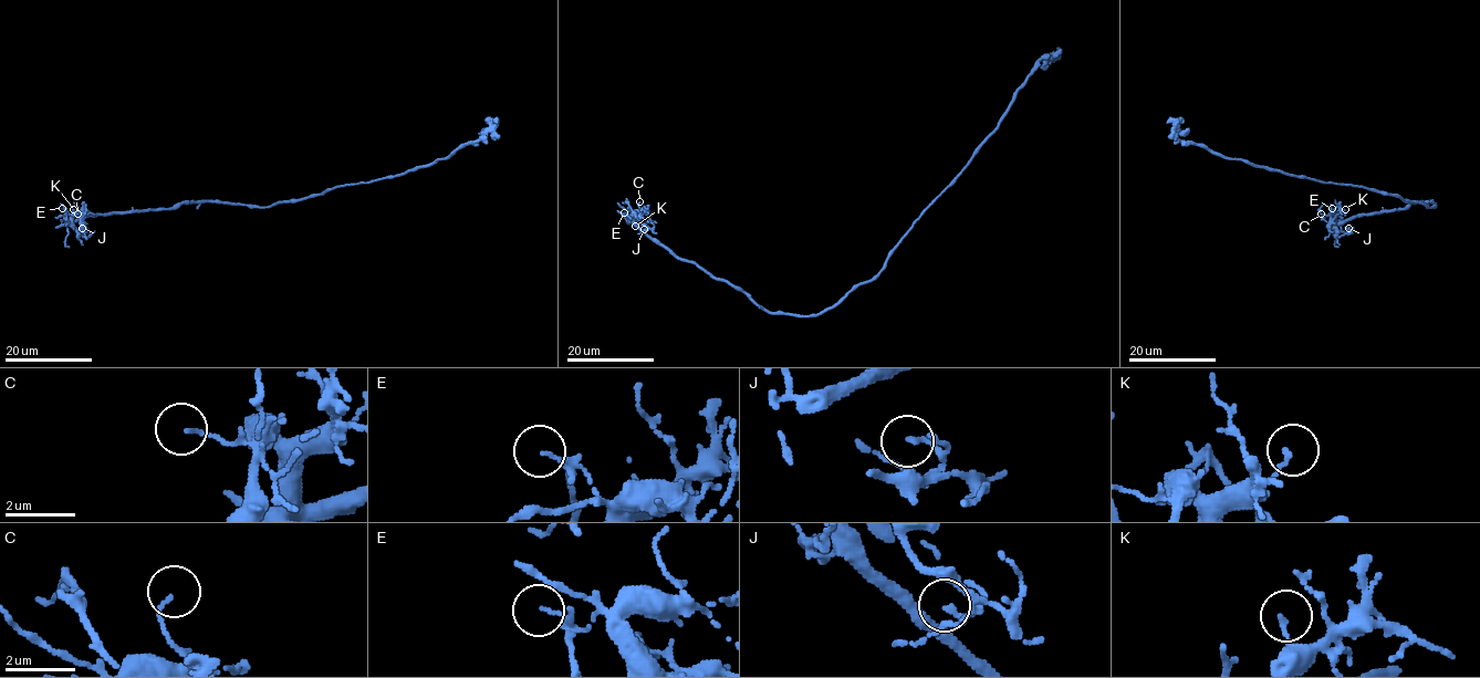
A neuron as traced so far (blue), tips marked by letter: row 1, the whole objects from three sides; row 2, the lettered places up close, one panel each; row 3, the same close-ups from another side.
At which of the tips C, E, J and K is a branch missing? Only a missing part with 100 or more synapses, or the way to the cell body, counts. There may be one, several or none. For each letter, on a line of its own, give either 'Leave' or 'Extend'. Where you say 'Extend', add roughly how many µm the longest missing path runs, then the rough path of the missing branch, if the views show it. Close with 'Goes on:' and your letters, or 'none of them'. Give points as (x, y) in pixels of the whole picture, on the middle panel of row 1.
C: Leave
E: Extend. Missing length about 40 µm. Course of what is missing: (624, 212), (593, 196), (580, 202), (580, 211), (604, 252), (606, 264), (616, 271)
J: Leave
K: Leave
Goes on: E

